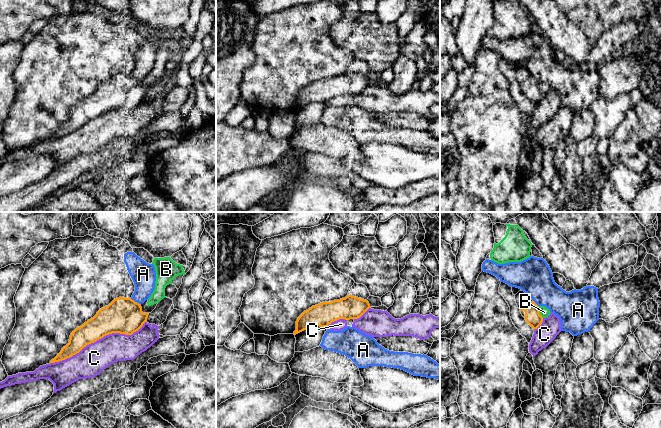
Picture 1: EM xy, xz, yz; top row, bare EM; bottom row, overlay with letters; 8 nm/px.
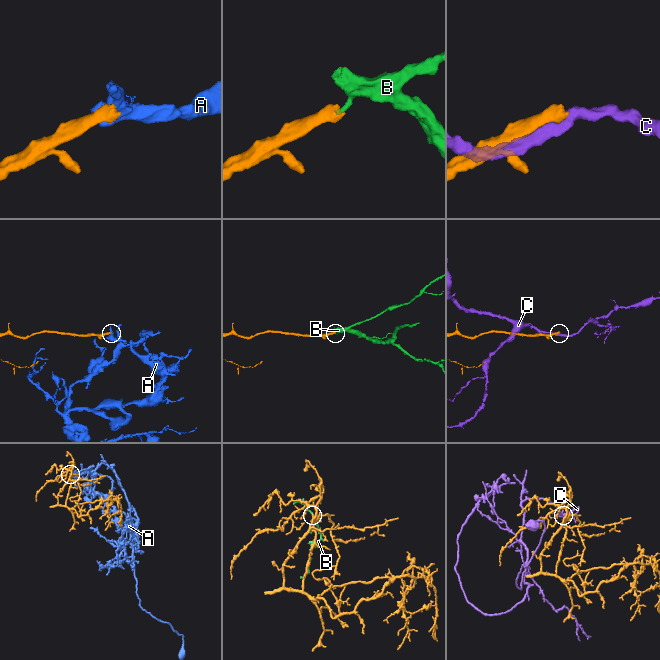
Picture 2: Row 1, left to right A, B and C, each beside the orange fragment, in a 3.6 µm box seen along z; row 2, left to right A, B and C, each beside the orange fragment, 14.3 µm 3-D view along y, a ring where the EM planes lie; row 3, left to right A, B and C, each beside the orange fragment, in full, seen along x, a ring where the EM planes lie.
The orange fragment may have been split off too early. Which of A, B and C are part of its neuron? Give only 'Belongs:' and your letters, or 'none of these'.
Belongs: none of these

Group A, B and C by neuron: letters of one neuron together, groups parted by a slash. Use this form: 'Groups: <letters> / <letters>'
Groups: A / B / C

